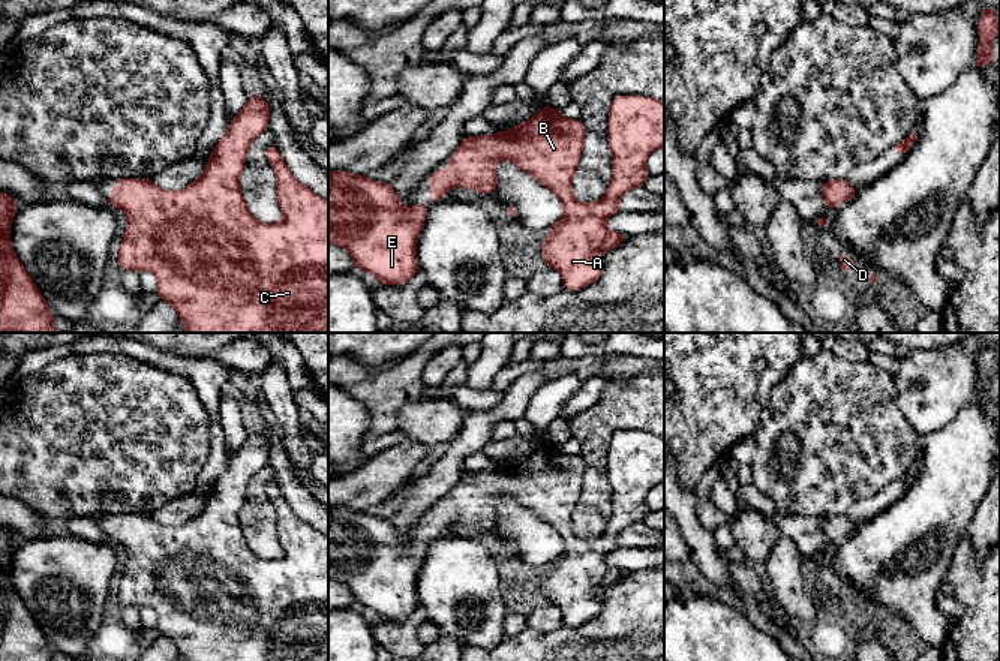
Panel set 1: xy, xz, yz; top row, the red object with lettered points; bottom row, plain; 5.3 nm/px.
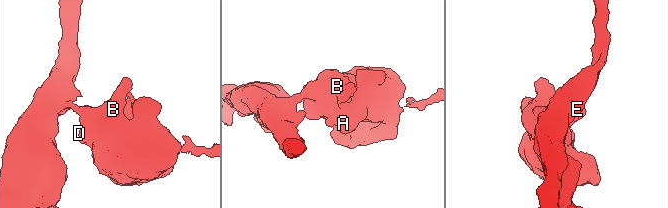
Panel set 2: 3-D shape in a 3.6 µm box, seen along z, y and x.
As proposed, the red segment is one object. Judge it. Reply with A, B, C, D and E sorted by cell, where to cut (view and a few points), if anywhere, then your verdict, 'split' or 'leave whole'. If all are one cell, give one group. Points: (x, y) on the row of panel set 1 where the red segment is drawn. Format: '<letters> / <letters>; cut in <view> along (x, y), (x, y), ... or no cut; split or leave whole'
A B C D E; no cut; leave whole

